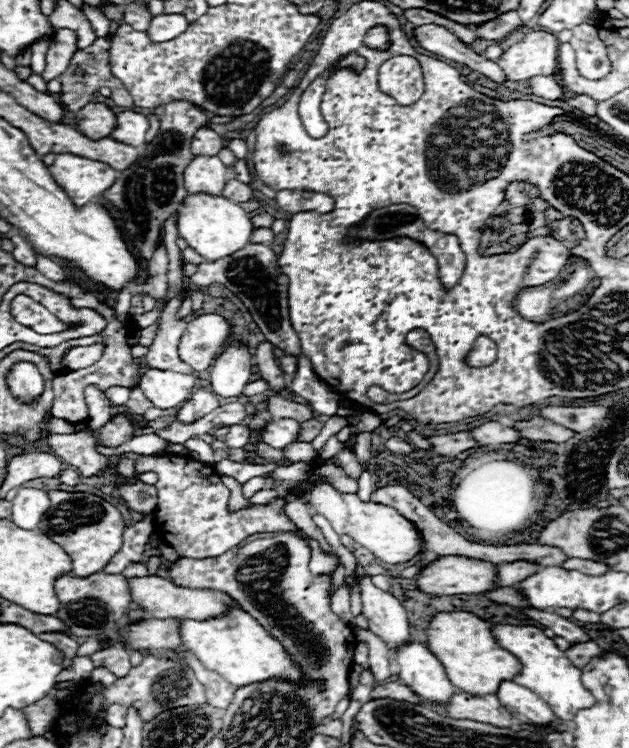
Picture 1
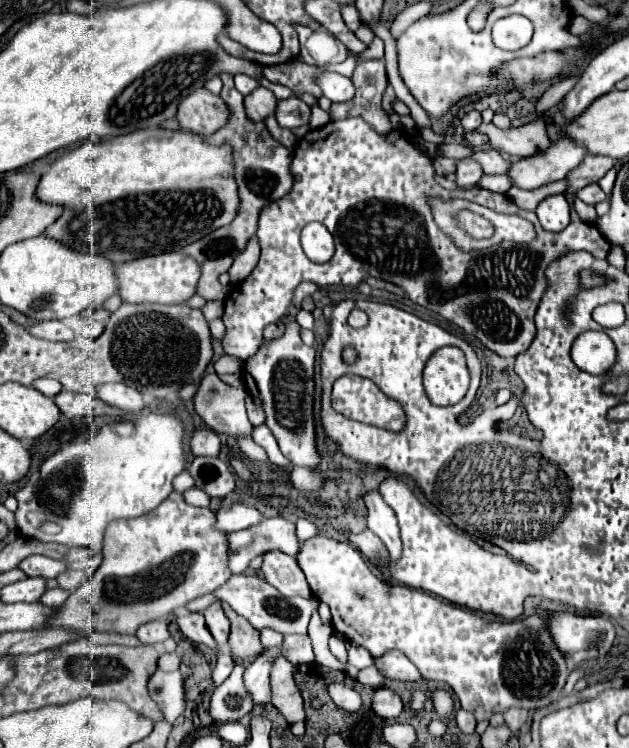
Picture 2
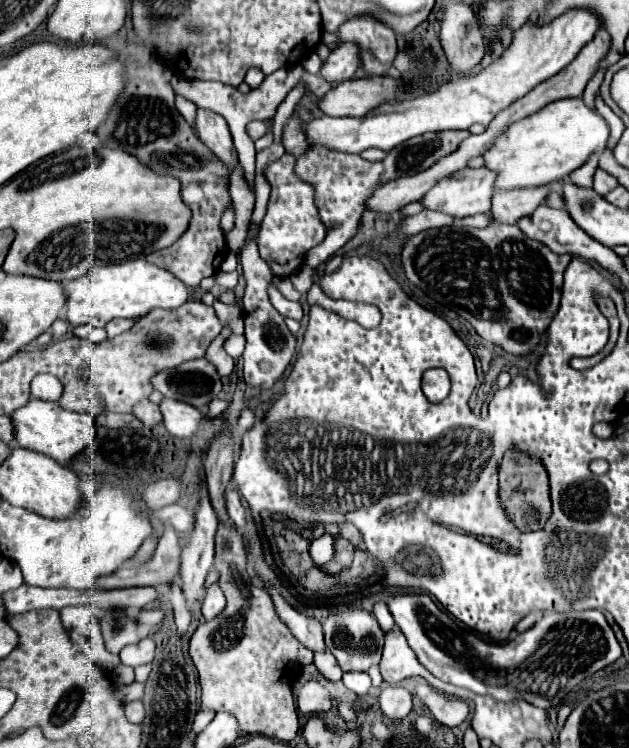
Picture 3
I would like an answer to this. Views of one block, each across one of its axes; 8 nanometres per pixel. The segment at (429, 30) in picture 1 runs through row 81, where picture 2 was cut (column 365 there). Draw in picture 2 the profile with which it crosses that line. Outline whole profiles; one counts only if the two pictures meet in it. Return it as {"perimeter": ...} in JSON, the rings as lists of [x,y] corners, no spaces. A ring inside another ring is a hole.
{"perimeter":[[[378,490],[364,494],[364,504],[368,508],[368,528],[386,544],[390,558],[400,558],[400,534],[394,510],[380,498]]]}

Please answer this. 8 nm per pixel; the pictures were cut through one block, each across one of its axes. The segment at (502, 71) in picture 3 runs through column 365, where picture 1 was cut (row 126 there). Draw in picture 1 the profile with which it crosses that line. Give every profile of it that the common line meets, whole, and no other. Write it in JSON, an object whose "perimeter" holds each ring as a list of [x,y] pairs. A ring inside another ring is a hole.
{"perimeter":[[[126,110],[126,112],[116,114],[116,128],[110,134],[110,138],[130,144],[130,146],[144,146],[148,128],[150,128],[150,122],[144,114]]]}

